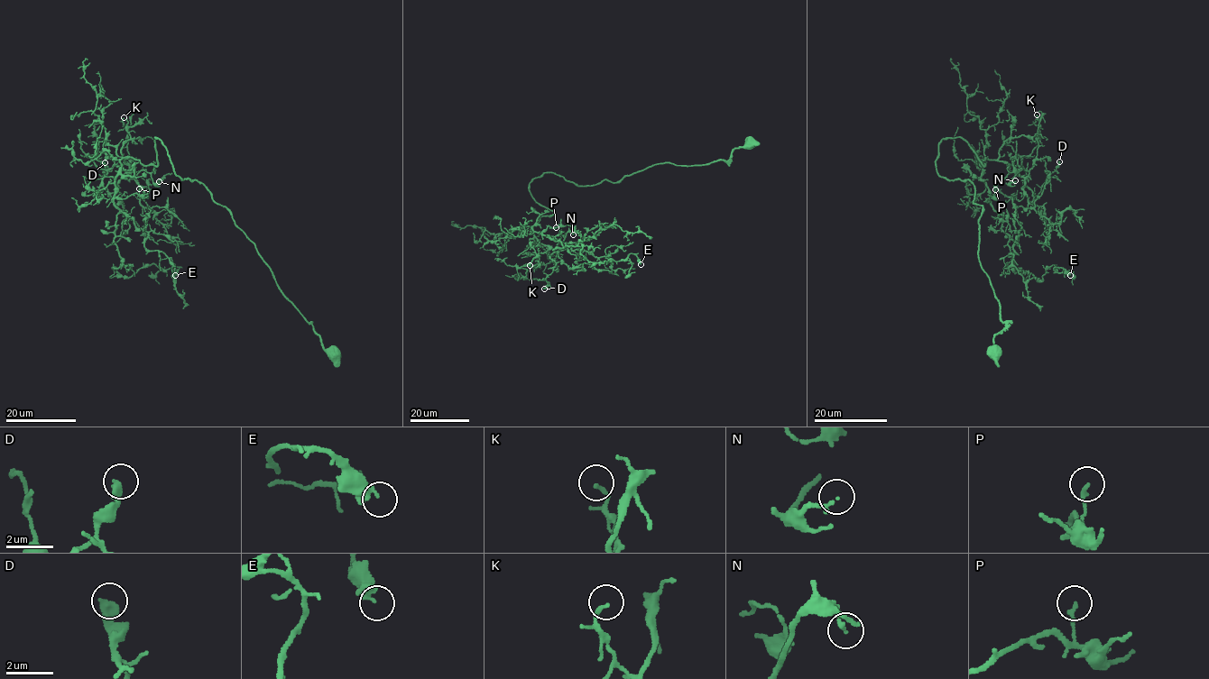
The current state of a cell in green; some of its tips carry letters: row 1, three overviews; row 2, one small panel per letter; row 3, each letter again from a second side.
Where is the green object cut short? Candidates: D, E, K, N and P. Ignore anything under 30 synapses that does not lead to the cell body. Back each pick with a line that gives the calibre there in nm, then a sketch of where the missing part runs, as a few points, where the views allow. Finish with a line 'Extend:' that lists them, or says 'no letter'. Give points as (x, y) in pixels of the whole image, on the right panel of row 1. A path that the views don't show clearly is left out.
Extend: no letter

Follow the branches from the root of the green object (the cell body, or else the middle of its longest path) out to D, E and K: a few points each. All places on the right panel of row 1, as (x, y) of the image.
D: (945, 139), (964, 139), (984, 165), (980, 166), (985, 158), (1010, 164), (1035, 196), (1059, 161)
E: (945, 139), (964, 139), (980, 166), (986, 159), (982, 178), (1014, 271), (1043, 280), (1054, 265), (1070, 275)
K: (945, 139), (964, 139), (984, 165), (980, 166), (985, 158), (1003, 160), (1026, 177), (1038, 146), (1037, 114)

